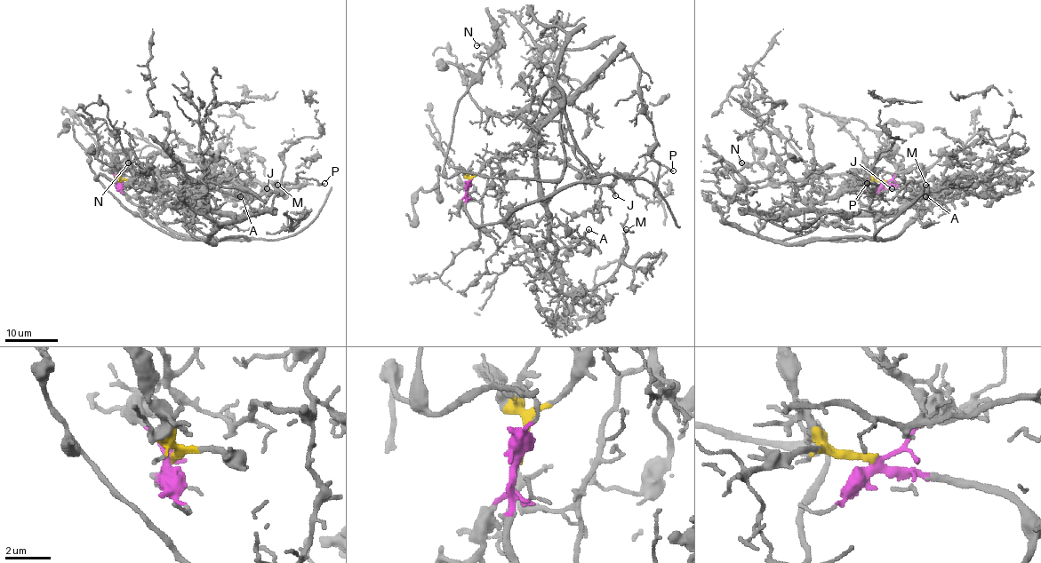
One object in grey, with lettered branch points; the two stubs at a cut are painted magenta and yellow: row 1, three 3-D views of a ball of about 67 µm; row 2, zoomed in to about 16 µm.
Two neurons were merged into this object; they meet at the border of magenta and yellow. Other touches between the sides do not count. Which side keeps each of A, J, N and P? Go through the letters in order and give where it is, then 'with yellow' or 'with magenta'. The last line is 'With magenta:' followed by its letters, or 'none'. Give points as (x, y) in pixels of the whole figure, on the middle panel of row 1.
A: (588, 229) | with yellow
J: (615, 195) | with yellow
N: (476, 45) | with magenta
P: (673, 170) | with yellow
With magenta: N

